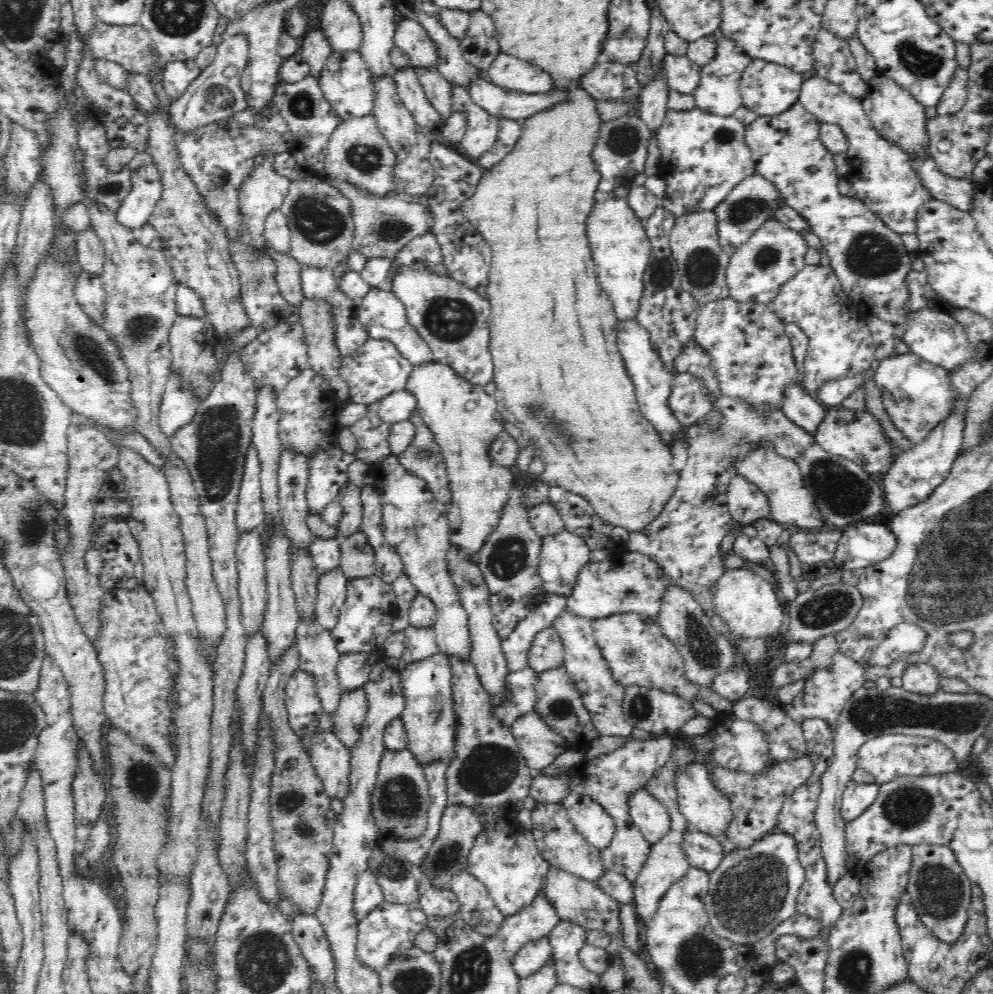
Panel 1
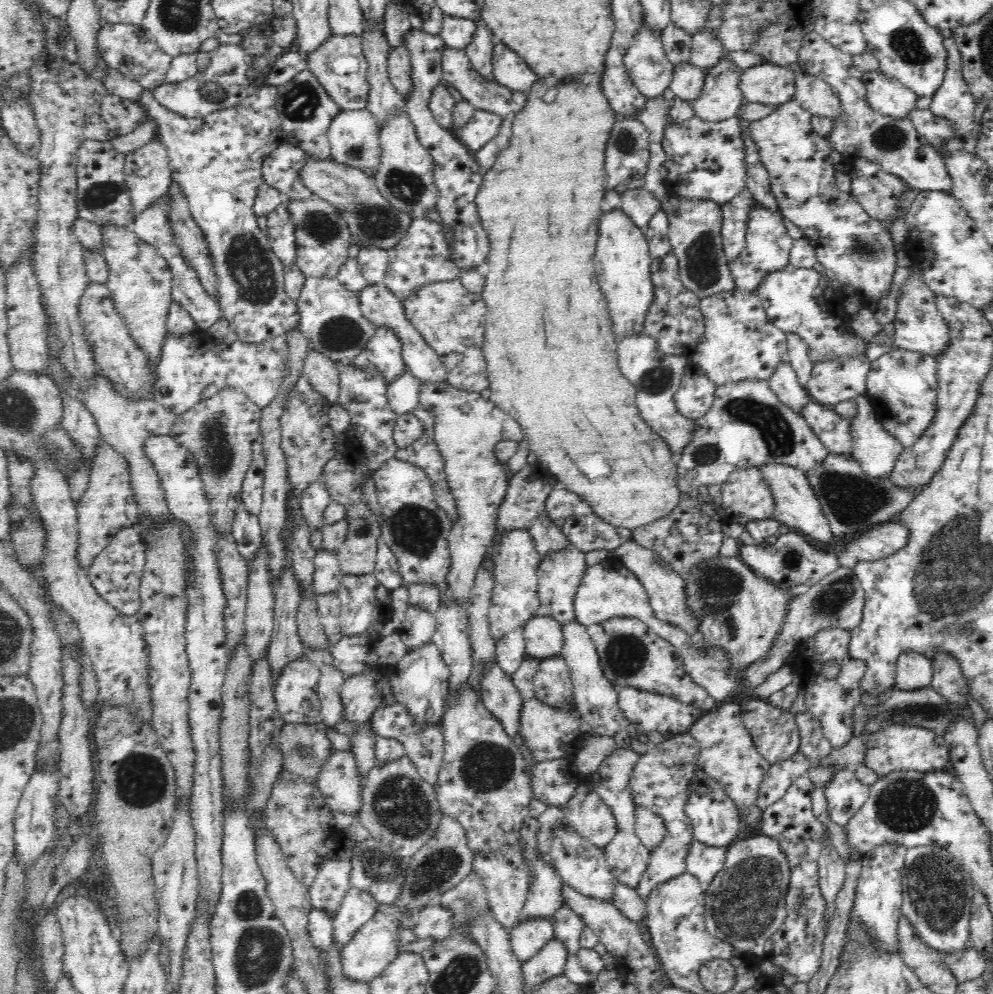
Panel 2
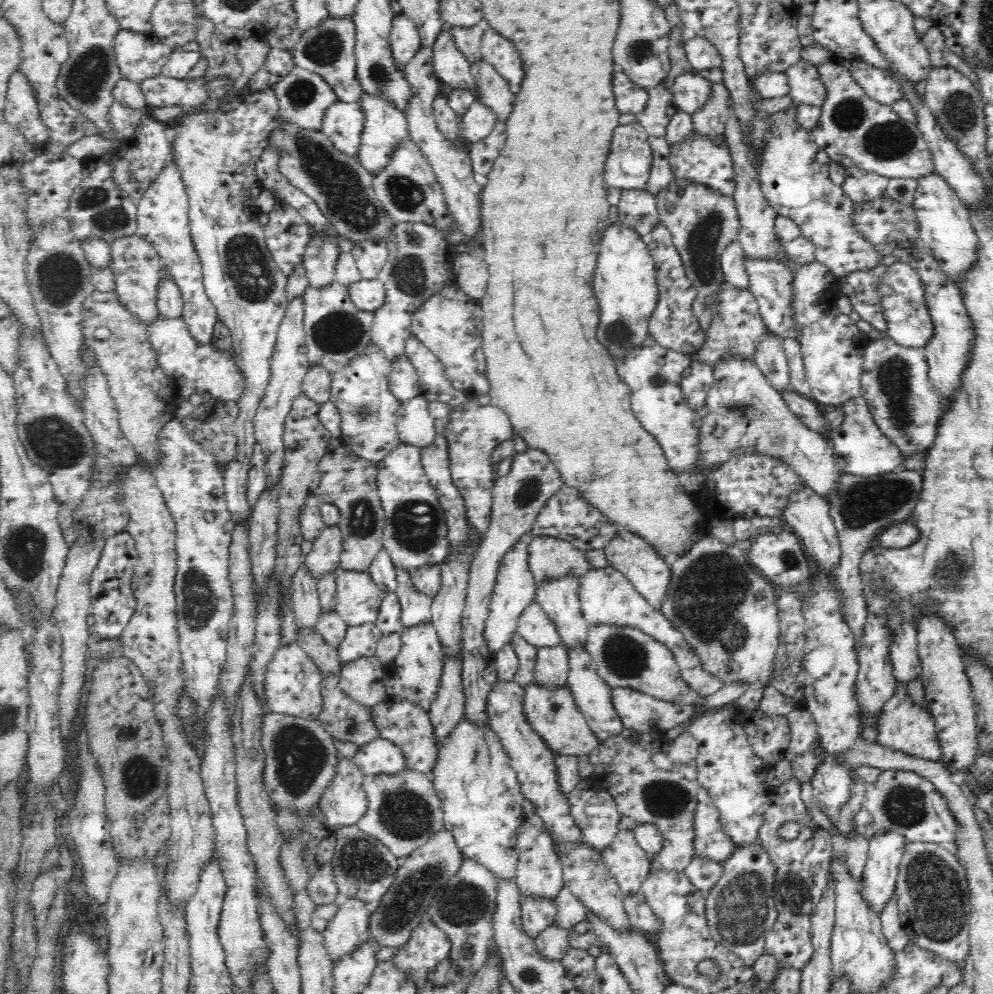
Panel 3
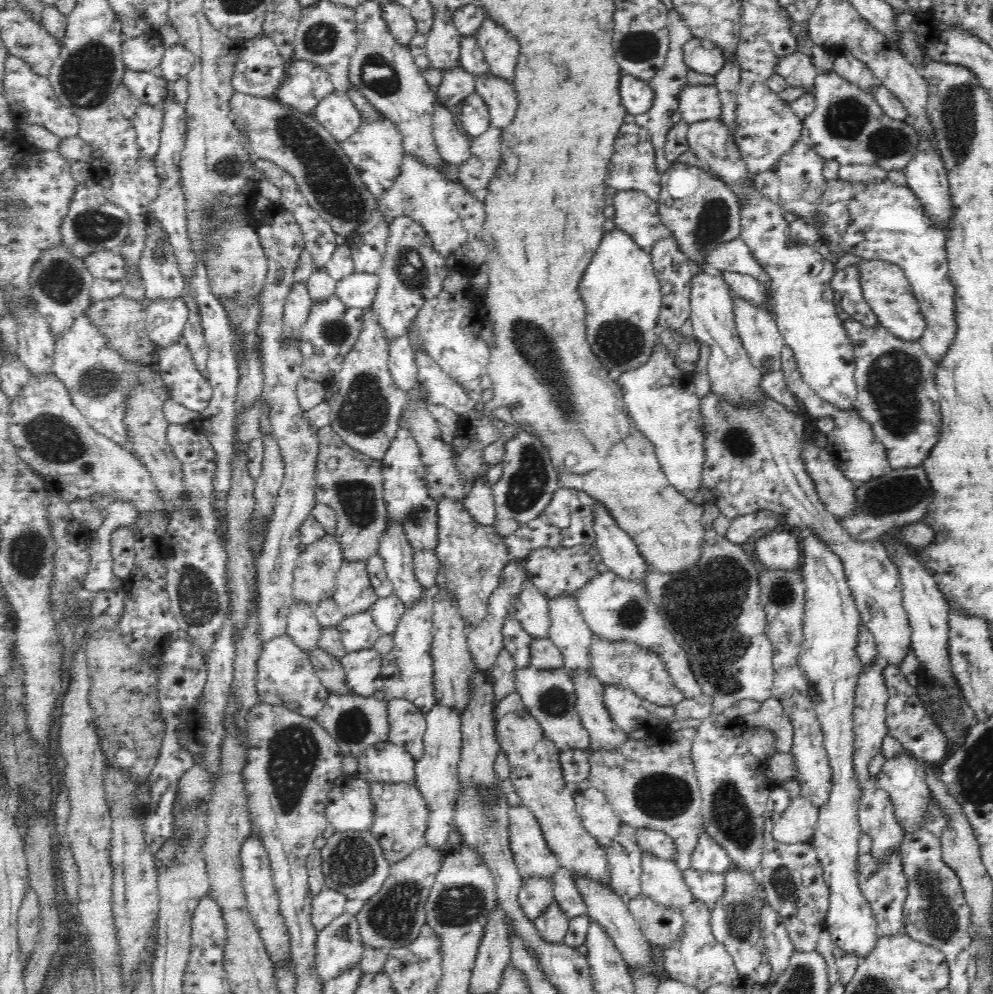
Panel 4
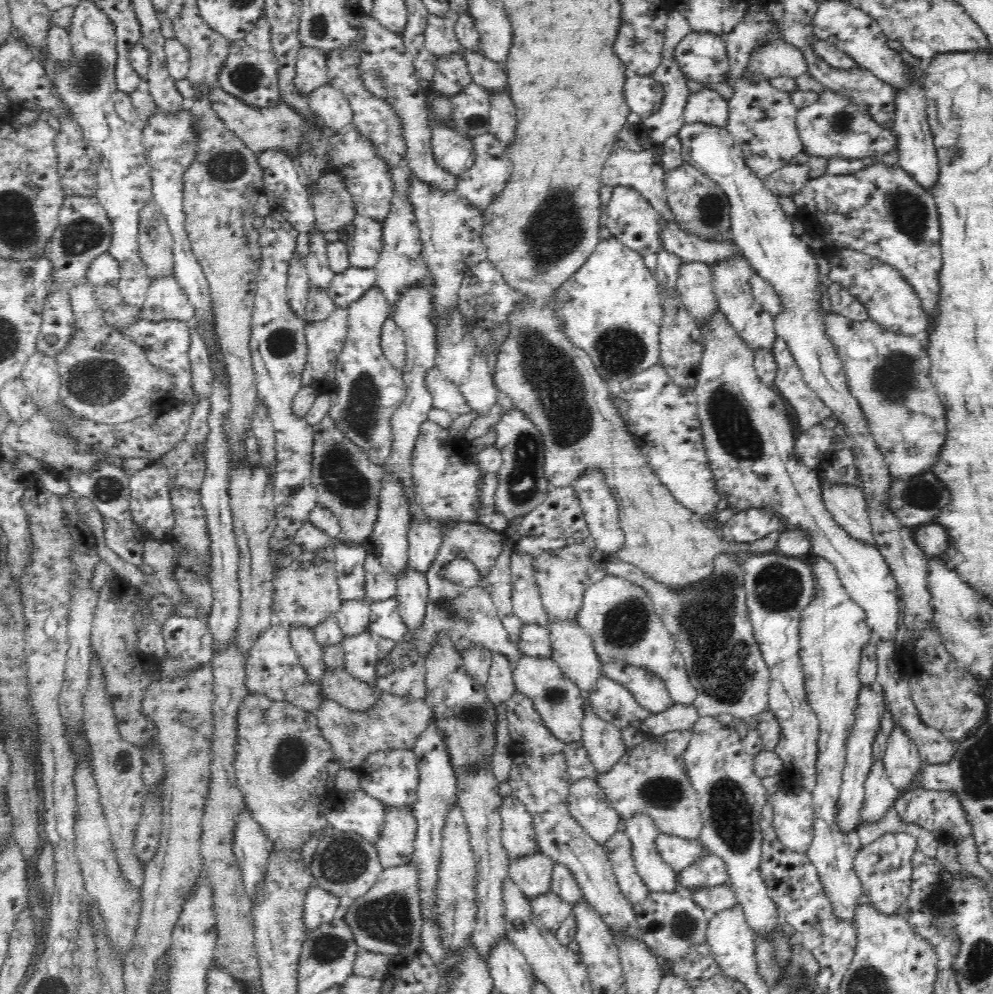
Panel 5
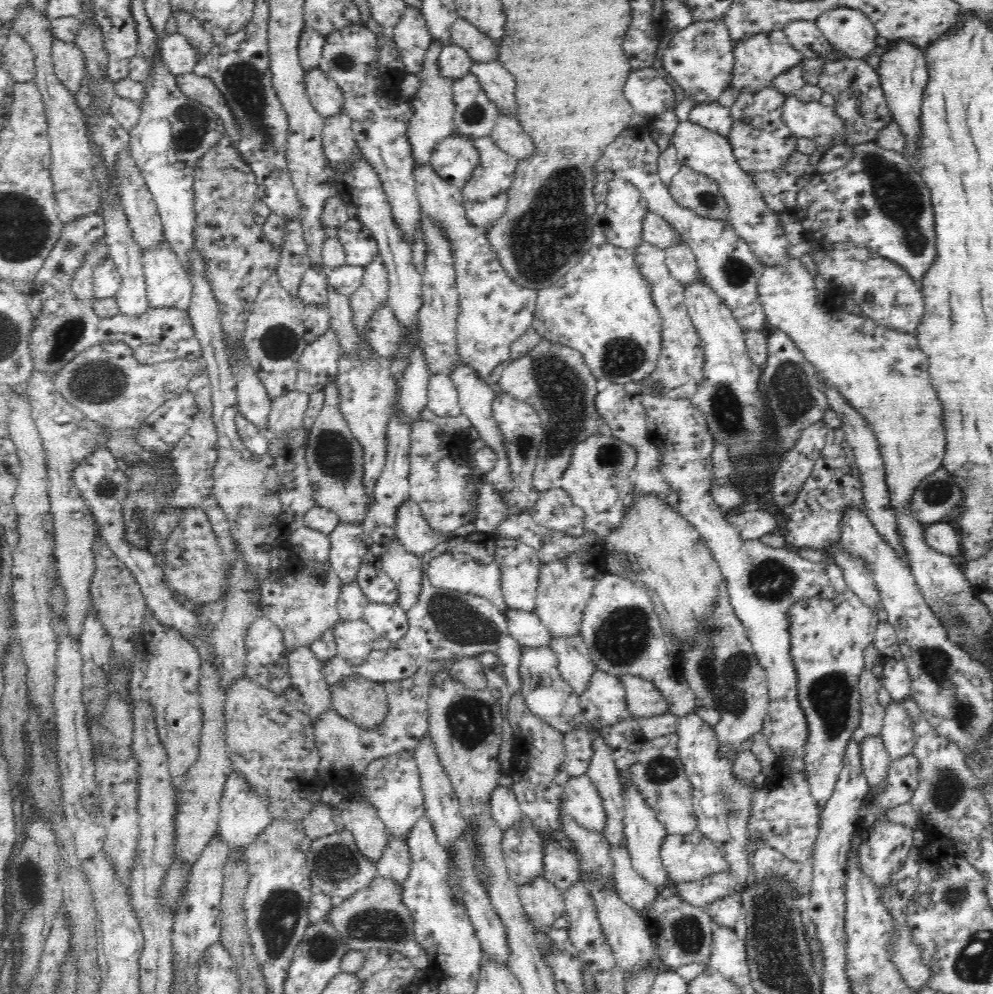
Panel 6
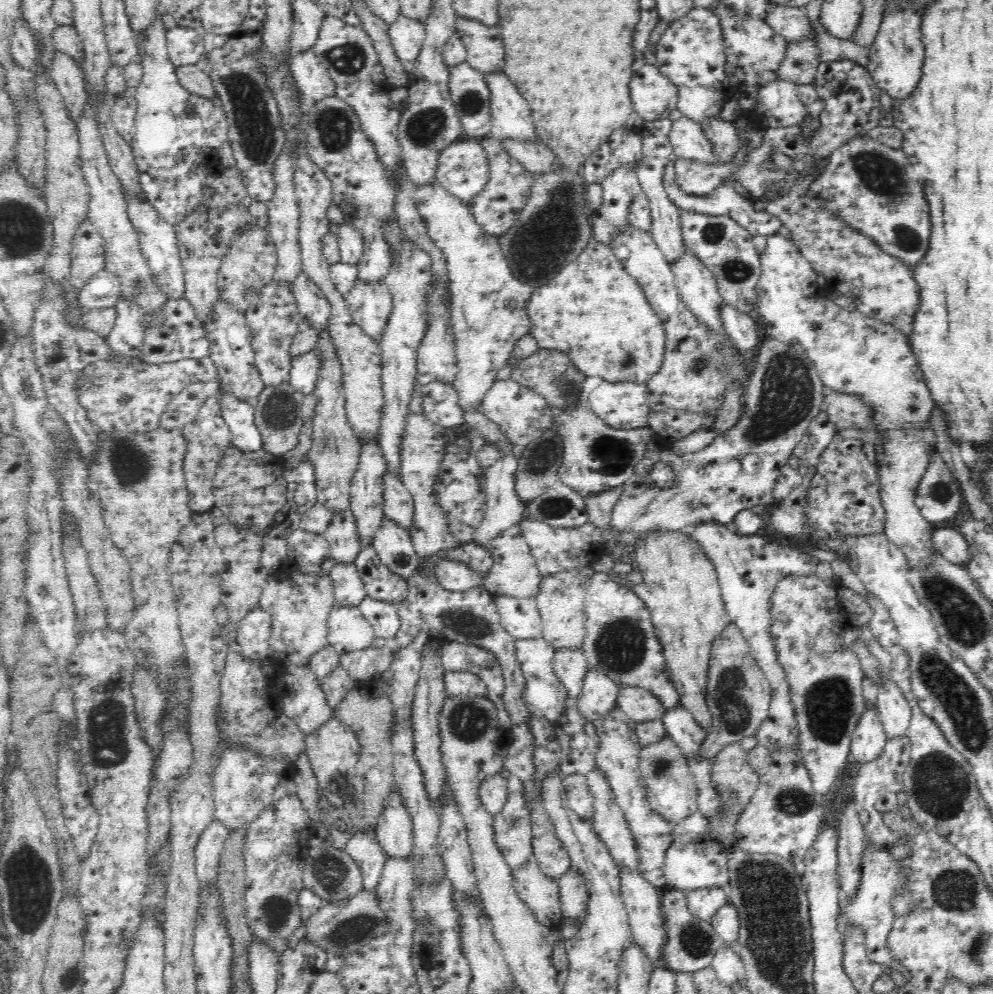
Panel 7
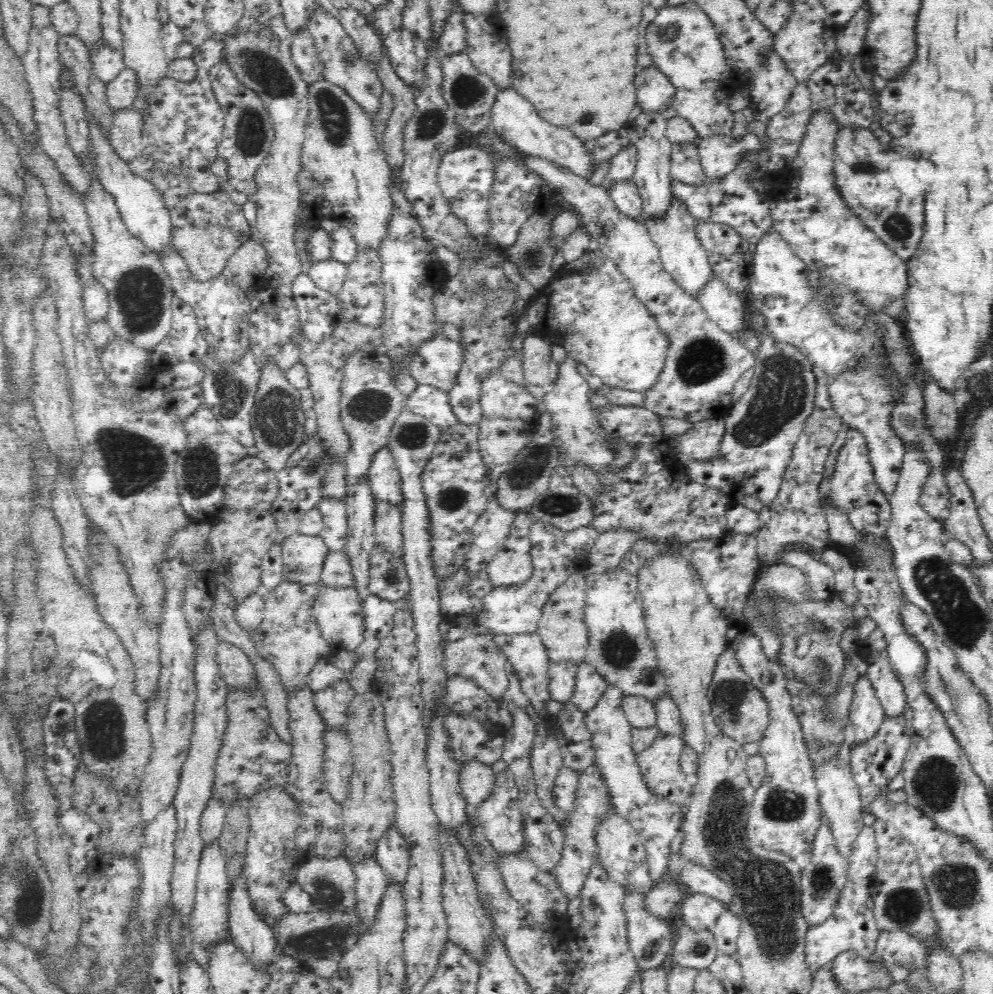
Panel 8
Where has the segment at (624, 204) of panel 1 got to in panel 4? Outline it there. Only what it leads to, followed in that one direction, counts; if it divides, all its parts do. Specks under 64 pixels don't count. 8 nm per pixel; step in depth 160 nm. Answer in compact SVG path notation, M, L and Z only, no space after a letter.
M616 228L606 232L600 248L596 250L590 266L580 280L578 290L586 304L586 340L602 366L608 368L609 379L616 381L622 372L646 364L658 343L657 325L662 306L661 284L655 275L651 256L642 251L624 231Z

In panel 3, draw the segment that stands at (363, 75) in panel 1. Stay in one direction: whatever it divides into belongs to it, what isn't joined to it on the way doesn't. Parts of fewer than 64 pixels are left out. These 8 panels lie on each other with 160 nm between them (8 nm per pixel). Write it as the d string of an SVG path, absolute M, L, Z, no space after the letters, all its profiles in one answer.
M329 16L317 27L301 33L298 42L290 51L295 66L305 68L322 76L334 89L342 102L359 102L363 92L357 79L357 60L355 57L356 25L350 17Z

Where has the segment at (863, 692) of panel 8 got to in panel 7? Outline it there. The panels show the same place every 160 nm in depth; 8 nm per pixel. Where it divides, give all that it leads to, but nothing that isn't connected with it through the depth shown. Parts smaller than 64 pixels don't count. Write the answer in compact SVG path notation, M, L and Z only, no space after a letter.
M866 707L851 742L851 761L857 765L875 761L887 742L877 707Z

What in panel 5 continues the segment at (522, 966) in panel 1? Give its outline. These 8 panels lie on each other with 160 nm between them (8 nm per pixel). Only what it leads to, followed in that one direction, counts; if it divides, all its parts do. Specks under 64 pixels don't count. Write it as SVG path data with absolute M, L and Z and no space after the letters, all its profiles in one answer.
M542 851L510 859L509 875L530 900L550 891L553 870L556 863Z

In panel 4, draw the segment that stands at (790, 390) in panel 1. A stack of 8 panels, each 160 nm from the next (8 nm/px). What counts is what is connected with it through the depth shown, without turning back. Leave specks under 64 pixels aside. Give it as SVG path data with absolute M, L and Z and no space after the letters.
M742 297L733 298L734 320L752 364L763 374L781 370L781 350L785 345L775 317L764 307Z

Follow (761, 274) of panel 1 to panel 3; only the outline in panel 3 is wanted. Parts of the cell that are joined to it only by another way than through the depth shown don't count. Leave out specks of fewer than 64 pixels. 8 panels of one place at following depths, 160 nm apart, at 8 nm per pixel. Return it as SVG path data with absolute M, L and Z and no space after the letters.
M732 109L730 112L730 118L726 122L724 138L730 149L730 155L734 163L734 173L736 182L736 190L732 194L738 209L738 218L740 219L739 225L739 242L744 250L746 256L751 260L756 258L757 260L776 261L776 237L774 231L774 220L778 216L777 212L770 206L770 203L766 200L764 193L762 193L759 172L755 170L752 161L750 161L749 144L745 140L744 131L742 129L740 120L736 117L735 111Z

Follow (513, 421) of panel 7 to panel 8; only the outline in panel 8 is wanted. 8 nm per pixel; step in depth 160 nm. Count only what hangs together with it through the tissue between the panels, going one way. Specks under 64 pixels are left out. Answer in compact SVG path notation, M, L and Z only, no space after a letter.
M500 369L490 373L482 382L482 392L480 397L481 409L484 417L491 419L504 418L515 419L520 418L526 423L538 423L540 415L534 415L536 410L536 398L526 391L526 388L517 385L512 381L508 381Z

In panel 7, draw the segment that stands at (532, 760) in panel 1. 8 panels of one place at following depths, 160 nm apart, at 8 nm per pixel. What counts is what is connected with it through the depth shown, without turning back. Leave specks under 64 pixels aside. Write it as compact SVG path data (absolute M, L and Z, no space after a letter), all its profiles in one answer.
M544 638L516 640L516 659L526 678L526 689L524 692L524 702L532 716L539 719L548 719L552 723L560 719L566 706L571 702L567 698L567 690L558 680L554 673L553 662L557 651L553 646L546 643Z

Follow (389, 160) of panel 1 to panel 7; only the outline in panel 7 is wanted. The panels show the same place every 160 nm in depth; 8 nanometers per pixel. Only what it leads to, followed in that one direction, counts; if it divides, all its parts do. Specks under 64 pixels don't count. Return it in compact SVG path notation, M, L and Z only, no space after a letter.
M313 48L293 53L289 60L289 70L305 106L336 95L335 82L318 60Z

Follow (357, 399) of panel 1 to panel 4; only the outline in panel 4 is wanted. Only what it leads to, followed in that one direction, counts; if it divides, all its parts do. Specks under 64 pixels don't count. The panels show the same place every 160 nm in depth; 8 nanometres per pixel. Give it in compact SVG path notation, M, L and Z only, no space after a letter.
M397 216L394 219L388 219L389 235L387 238L387 246L382 260L381 267L377 270L379 283L375 299L371 304L374 313L378 315L378 323L382 325L382 330L386 335L388 342L394 340L394 337L407 334L407 328L424 303L434 298L442 291L442 281L449 275L444 259L434 251L433 243L429 240L428 233L416 221L403 216Z

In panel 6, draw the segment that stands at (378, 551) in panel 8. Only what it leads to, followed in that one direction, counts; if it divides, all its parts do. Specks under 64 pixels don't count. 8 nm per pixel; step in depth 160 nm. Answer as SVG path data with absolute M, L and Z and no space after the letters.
M370 551L363 556L356 579L369 603L398 603L399 593L396 583L382 568L379 557Z

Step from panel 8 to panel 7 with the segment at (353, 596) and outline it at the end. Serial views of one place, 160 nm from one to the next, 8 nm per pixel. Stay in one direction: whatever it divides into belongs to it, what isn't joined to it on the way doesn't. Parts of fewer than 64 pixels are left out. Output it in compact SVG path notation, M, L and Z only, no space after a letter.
M335 603L328 618L328 629L328 643L339 654L368 648L375 639L375 631L362 615L359 606Z

